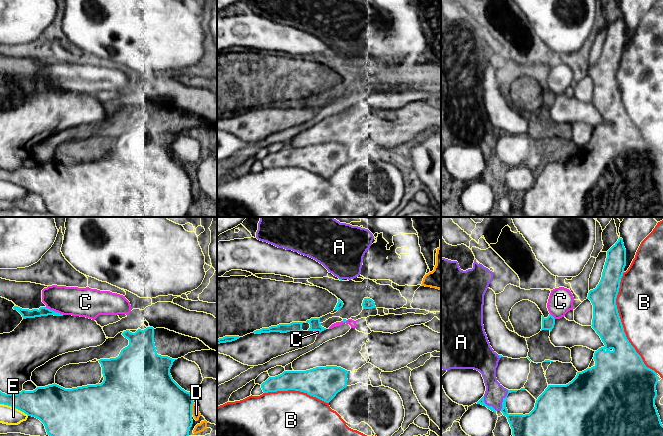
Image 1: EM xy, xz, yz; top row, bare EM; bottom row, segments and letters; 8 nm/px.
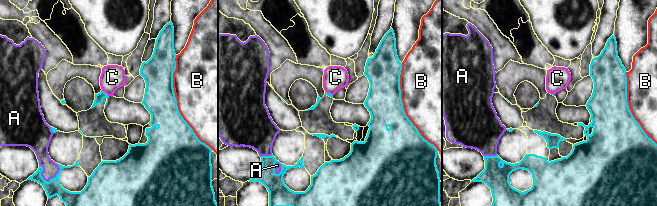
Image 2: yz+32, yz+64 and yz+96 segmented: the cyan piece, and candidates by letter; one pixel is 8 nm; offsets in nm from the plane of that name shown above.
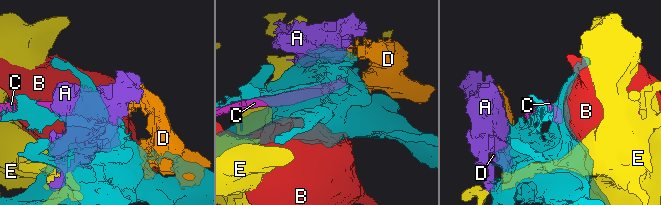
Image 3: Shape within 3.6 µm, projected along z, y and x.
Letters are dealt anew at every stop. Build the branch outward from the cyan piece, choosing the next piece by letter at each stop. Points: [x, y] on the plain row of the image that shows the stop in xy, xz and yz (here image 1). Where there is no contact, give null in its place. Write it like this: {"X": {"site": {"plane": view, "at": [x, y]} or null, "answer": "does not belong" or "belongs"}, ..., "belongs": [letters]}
{"A": {"site": {"plane": "yz", "at": [503, 176]}, "answer": "does not belong"}, "B": {"site": {"plane": "yz", "at": [621, 100]}, "answer": "does not belong"}, "C": {"site": {"plane": "xy", "at": [54, 87]}, "answer": "does not belong"}, "D": {"site": {"plane": "xy", "at": [191, 184]}, "answer": "does not belong"}, "E": {"site": {"plane": "xy", "at": [14, 183]}, "answer": "does not belong"}, "belongs": []}

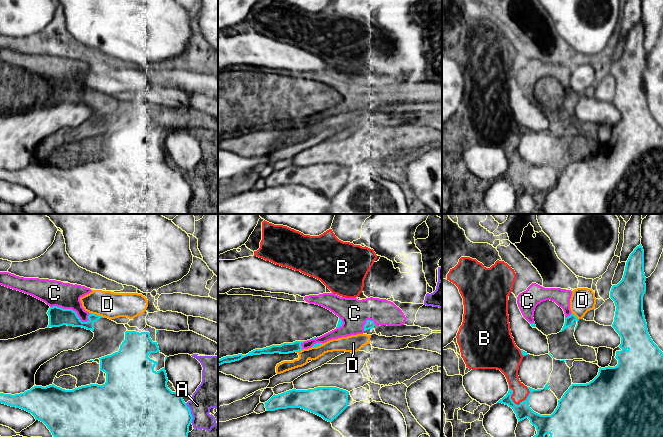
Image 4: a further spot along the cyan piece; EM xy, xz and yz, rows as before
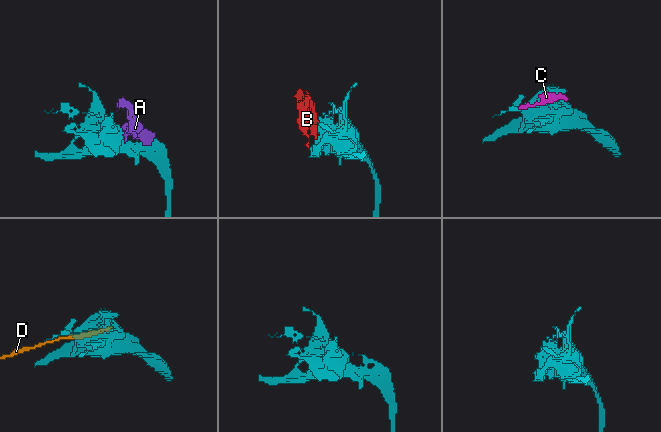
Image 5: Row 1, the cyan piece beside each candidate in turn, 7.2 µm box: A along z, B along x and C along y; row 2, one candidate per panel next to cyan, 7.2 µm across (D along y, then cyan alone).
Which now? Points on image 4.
{"A": {"site": {"plane": "xy", "at": [190, 189]}, "answer": "does not belong"}, "B": {"site": {"plane": "yz", "at": [514, 179]}, "answer": "does not belong"}, "C": {"site": {"plane": "xy", "at": [71, 85]}, "answer": "belongs"}, "D": {"site": {"plane": "xy", "at": [98, 91]}, "answer": "does not belong"}, "belongs": ["C"]}

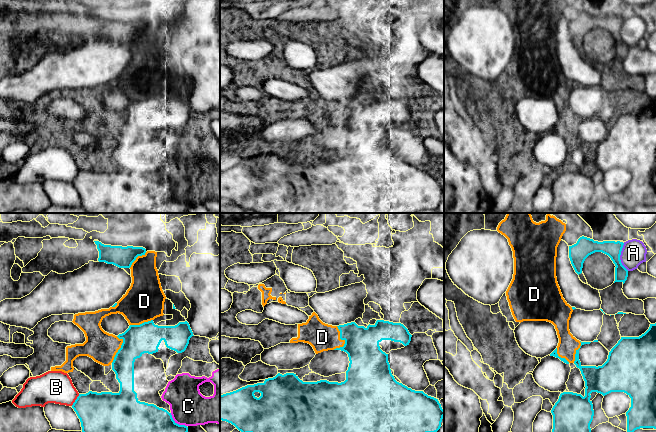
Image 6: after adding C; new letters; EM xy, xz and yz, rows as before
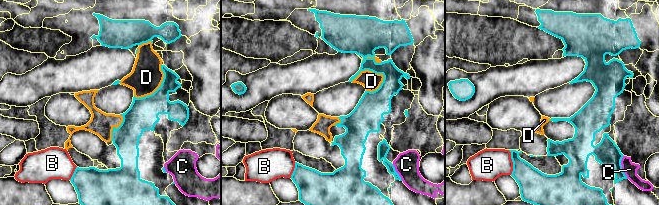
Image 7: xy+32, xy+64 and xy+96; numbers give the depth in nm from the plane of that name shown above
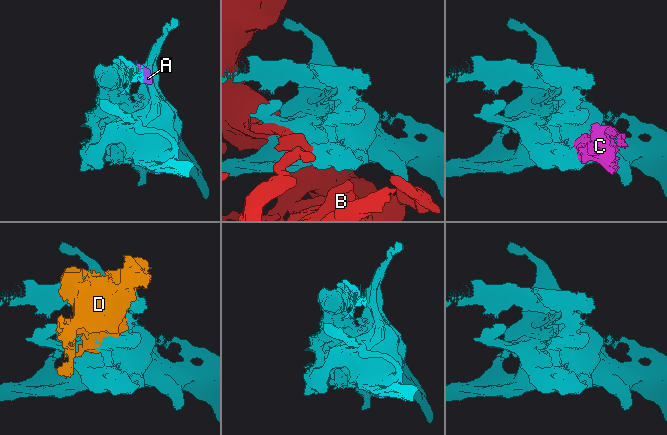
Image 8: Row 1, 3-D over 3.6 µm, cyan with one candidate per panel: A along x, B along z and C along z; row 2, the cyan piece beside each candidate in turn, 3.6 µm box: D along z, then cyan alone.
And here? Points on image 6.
{"A": {"site": {"plane": "yz", "at": [619, 33]}, "answer": "does not belong"}, "B": {"site": {"plane": "xy", "at": [75, 176]}, "answer": "does not belong"}, "C": {"site": {"plane": "xy", "at": [176, 199]}, "answer": "does not belong"}, "D": {"site": {"plane": "xz", "at": [343, 115]}, "answer": "does not belong"}, "belongs": []}

